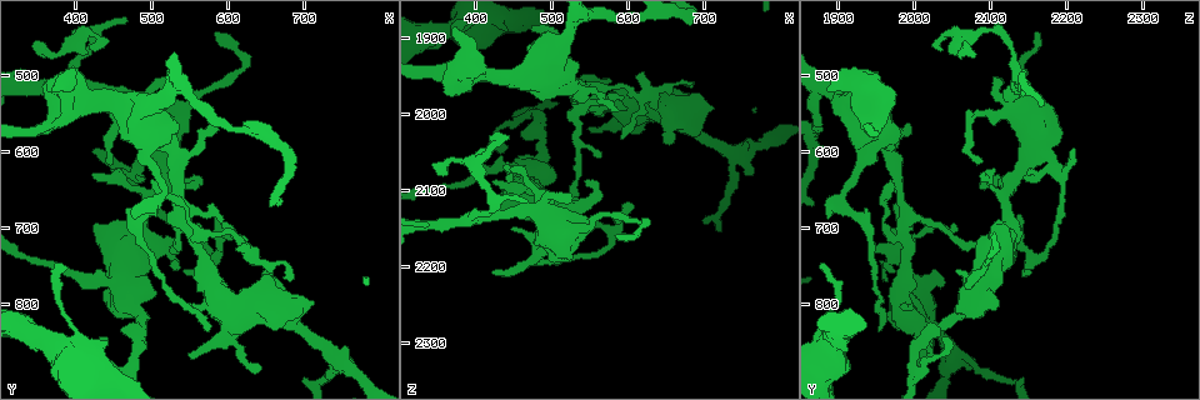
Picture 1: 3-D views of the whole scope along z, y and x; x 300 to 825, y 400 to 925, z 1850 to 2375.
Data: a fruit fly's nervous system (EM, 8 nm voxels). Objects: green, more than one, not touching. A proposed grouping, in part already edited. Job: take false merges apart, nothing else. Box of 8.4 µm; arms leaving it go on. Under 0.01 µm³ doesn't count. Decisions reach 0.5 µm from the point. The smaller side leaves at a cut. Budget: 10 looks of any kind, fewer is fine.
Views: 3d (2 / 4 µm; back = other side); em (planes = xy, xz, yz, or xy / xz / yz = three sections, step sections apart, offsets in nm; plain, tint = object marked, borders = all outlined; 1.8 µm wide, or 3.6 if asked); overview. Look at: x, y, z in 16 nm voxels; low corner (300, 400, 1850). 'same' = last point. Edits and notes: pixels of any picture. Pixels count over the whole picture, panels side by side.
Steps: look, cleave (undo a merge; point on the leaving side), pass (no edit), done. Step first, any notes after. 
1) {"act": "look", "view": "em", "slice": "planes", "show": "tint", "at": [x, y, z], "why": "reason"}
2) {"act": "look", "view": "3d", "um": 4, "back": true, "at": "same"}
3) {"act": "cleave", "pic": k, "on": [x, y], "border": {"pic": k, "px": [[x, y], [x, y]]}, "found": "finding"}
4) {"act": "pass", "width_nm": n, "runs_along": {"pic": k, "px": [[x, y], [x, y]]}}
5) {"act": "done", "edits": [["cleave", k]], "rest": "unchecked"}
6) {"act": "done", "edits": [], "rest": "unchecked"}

{"act": "look", "view": "3d", "um": 4, "at": [610, 805, 1985], "why": "sharp bend"}

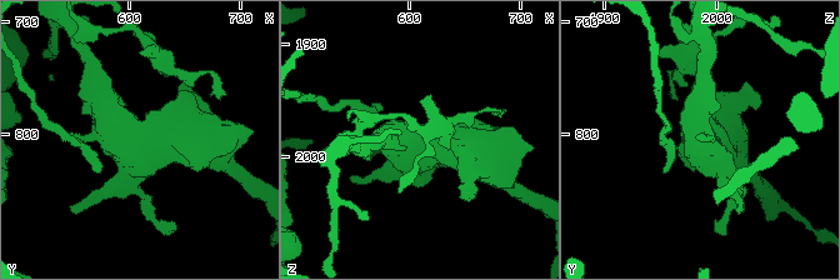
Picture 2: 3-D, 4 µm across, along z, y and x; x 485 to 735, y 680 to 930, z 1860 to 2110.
{"act": "look", "view": "em", "um": 3.6, "slice": "planes", "show": "plain", "at": [610, 808, 1986]}

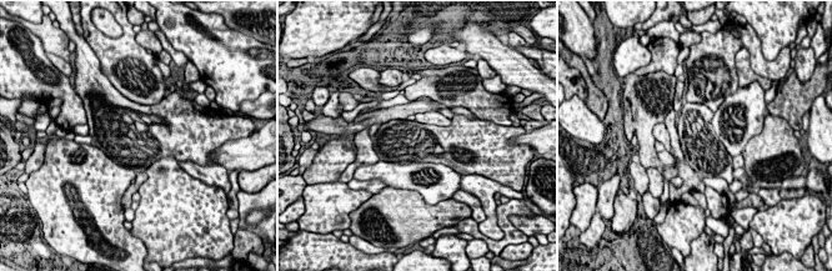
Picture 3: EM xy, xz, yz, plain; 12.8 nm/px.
{"act": "look", "view": "em", "um": 3.6, "slice": "planes", "show": "tint", "at": "same", "why": "with the object marked"}

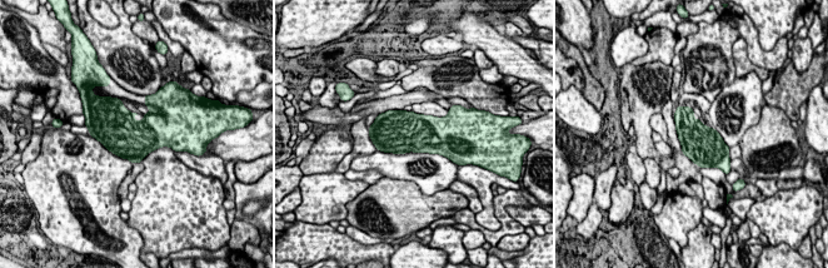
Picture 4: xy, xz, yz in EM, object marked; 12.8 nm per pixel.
{"act": "pass", "width_nm": 460, "found": "one neuron here"}

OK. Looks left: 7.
{"act": "look", "view": "3d", "um": 2, "at": [735, 865, 2050], "why": "three-way junction"}

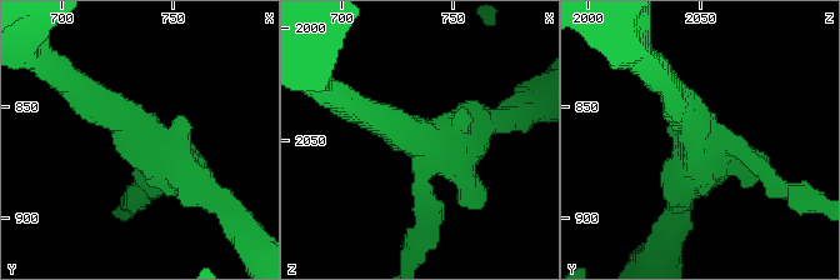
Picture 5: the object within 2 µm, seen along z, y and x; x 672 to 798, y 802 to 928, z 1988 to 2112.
{"act": "look", "view": "em", "slice": "yz", "step": 8, "show": "tint", "at": [737, 864, 2053]}

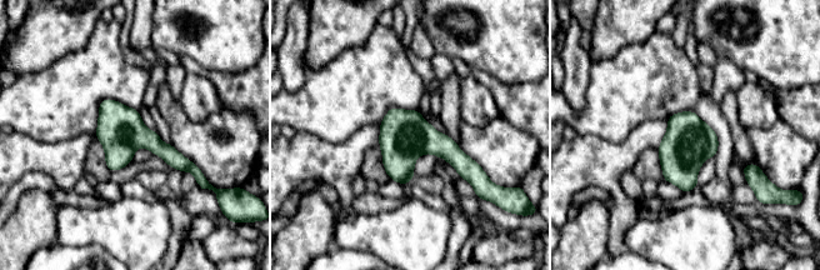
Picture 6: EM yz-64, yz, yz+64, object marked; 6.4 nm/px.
{"act": "look", "view": "em", "slice": "planes", "show": "tint", "at": "same"}

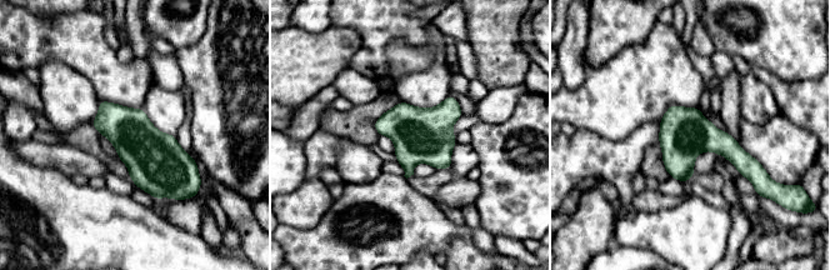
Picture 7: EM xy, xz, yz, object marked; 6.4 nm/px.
{"act": "pass", "found": "continuous, no second neuron"}

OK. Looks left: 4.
{"act": "look", "view": "em", "slice": "xz", "step": 8, "show": "tint", "at": [555, 715, 1990], "why": "arms run side by side"}

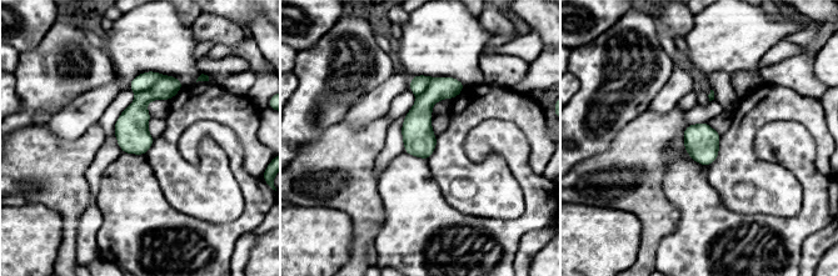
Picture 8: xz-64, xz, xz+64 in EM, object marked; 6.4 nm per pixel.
{"act": "look", "view": "em", "slice": "planes", "show": "tint", "at": "same", "why": "cut it another way"}

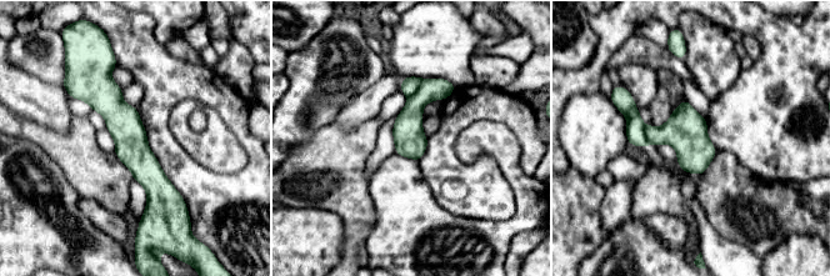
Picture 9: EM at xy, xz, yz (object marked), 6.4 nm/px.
{"act": "cleave", "pic": 9, "on": [409, 85], "border": {"pic": 9, "px": [[424, 79], [420, 86], [408, 98]]}, "found": "two neurons meet here"}

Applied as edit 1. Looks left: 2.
{"act": "look", "view": "3d", "um": 2, "at": [555, 595, 1965], "why": "sharp bend"}

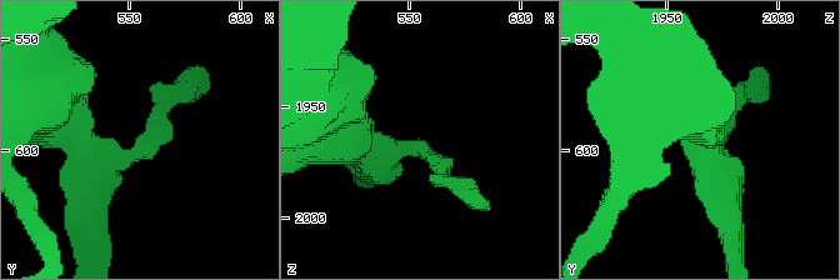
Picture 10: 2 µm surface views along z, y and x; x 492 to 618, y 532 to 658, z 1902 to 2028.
{"act": "look", "view": "em", "slice": "planes", "show": "tint", "at": [556, 599, 1970], "why": "now the EM"}

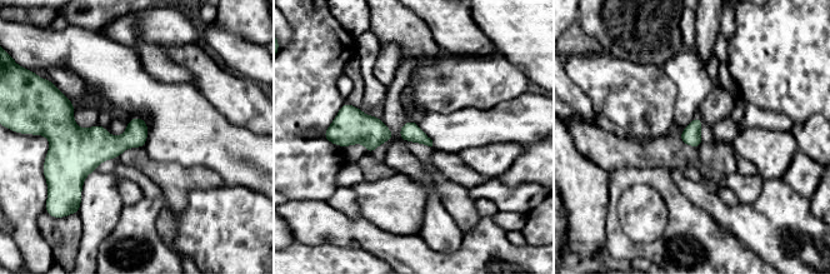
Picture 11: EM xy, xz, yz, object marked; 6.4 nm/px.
{"act": "pass", "found": "one neuron here"}

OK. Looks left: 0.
{"act": "done", "edits": [["cleave", 9]], "rest": "unchecked"}

